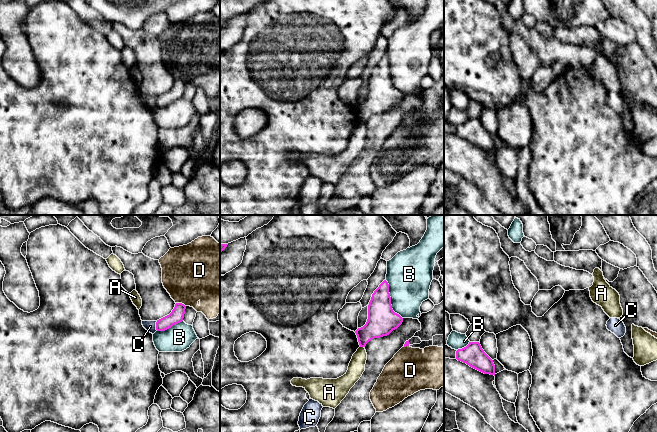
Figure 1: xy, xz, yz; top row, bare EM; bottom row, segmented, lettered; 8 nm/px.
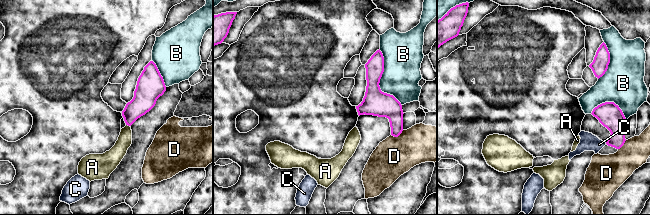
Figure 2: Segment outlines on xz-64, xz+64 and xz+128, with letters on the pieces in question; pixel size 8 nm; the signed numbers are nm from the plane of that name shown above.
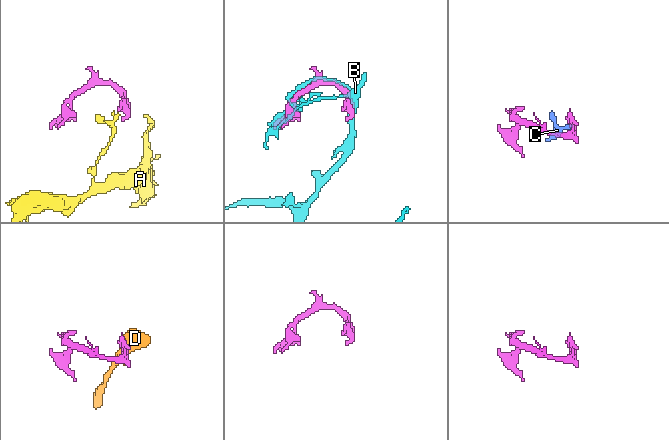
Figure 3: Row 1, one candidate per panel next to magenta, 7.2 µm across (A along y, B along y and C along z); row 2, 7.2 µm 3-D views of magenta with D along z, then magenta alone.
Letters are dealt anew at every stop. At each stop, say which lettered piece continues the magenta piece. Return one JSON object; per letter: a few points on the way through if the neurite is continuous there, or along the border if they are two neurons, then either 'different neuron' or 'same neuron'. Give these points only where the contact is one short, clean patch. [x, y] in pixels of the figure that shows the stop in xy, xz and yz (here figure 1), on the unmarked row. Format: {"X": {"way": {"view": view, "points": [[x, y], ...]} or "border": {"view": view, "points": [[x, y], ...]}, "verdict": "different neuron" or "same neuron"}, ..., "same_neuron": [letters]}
{"A": {"border": {"view": "xz", "points": [[360, 122], [363, 123]]}, "verdict": "different neuron"}, "B": {"verdict": "different neuron"}, "C": {"border": {"view": "xy", "points": [[157, 97], [156, 106]]}, "verdict": "different neuron"}, "D": {"verdict": "different neuron"}, "same_neuron": []}

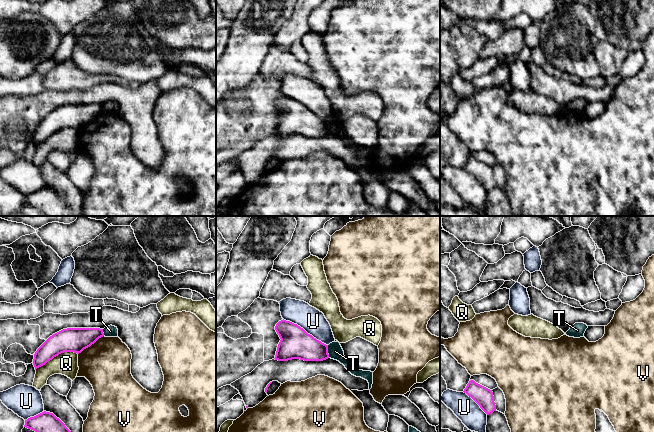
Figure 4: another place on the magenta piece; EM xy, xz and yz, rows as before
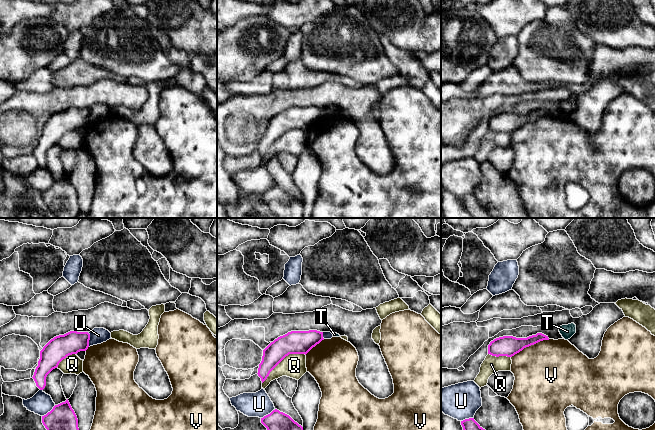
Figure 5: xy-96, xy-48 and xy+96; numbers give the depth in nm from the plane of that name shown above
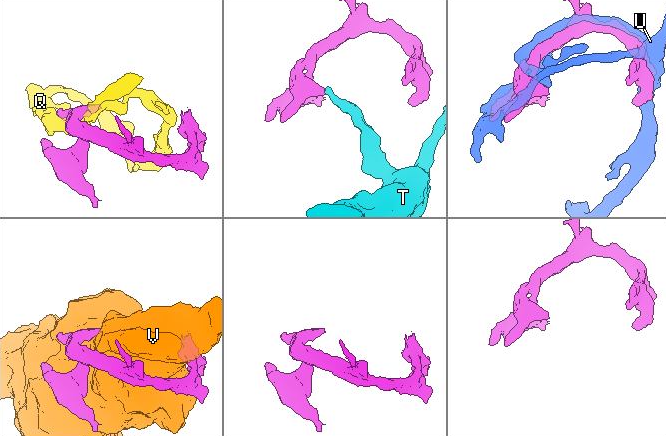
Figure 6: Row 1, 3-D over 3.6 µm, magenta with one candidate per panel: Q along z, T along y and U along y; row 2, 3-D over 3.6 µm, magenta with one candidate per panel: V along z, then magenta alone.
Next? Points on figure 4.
{"Q": {"verdict": "different neuron"}, "T": {"border": {"view": "xz", "points": [[327, 121], [329, 133]]}, "verdict": "different neuron"}, "U": {"verdict": "different neuron"}, "V": {"verdict": "different neuron"}, "same_neuron": []}

